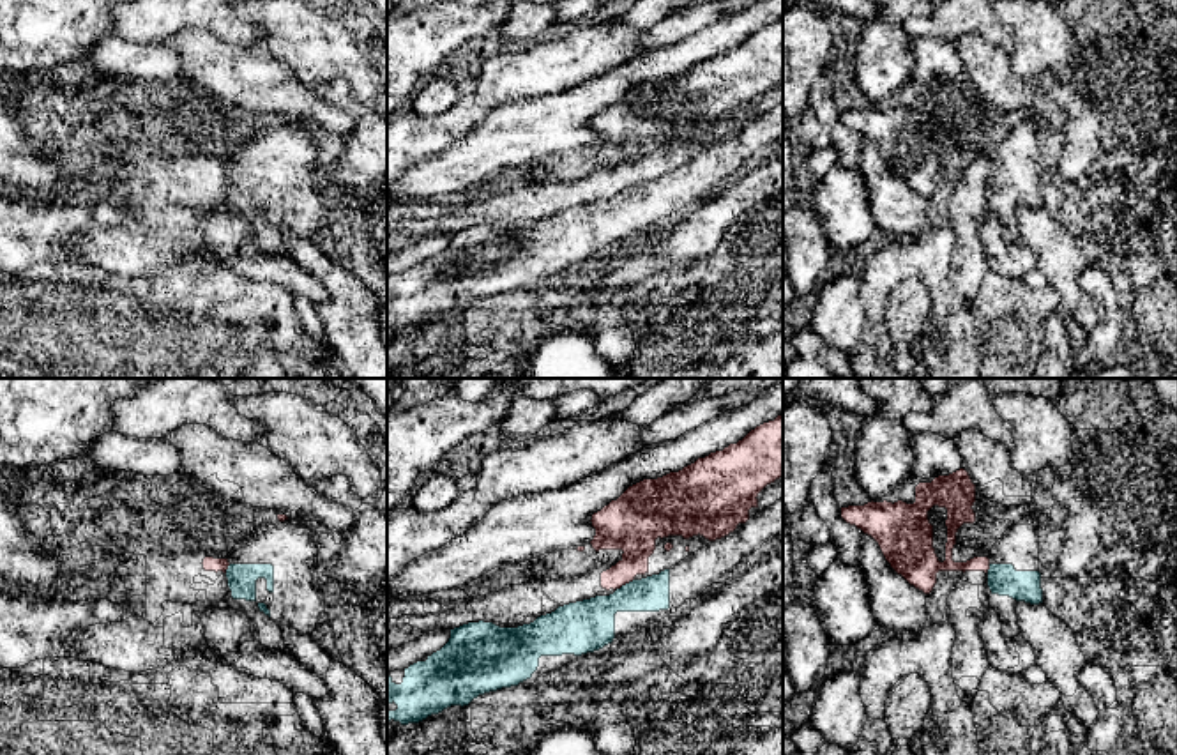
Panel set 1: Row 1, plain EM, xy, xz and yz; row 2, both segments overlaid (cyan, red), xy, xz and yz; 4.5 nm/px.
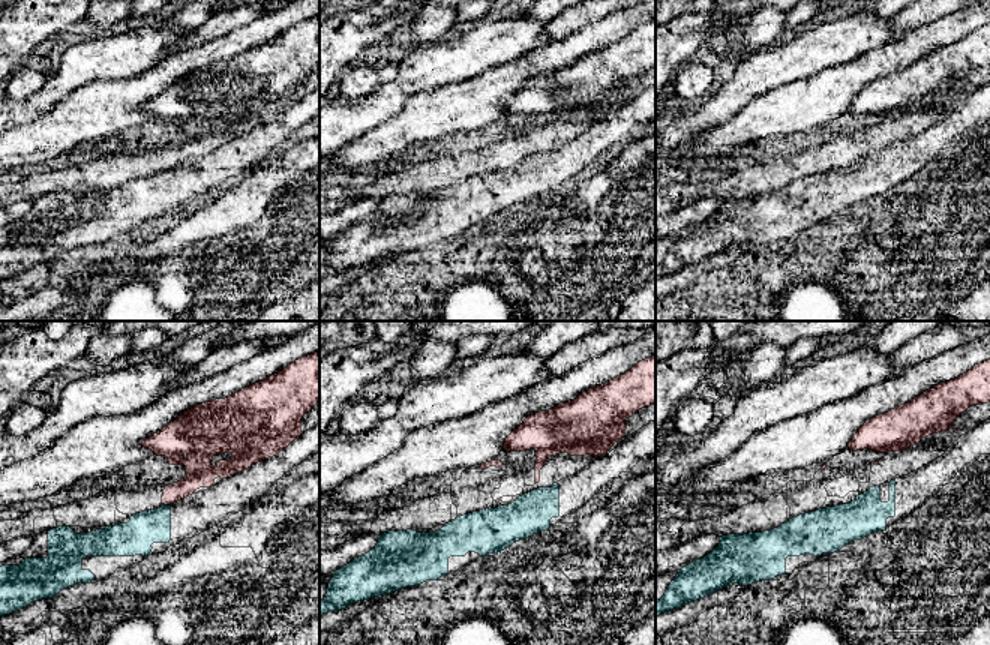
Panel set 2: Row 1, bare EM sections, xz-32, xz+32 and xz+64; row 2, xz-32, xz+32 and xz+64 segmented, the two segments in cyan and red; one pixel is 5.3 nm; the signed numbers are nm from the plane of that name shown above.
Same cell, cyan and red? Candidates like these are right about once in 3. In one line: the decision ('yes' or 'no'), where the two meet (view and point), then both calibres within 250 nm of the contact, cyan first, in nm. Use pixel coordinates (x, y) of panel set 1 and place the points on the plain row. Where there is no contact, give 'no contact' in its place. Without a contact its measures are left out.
no; meets cyan in xz at (626, 188); 240 nm thick on the cyan side, 220 nm on the other

